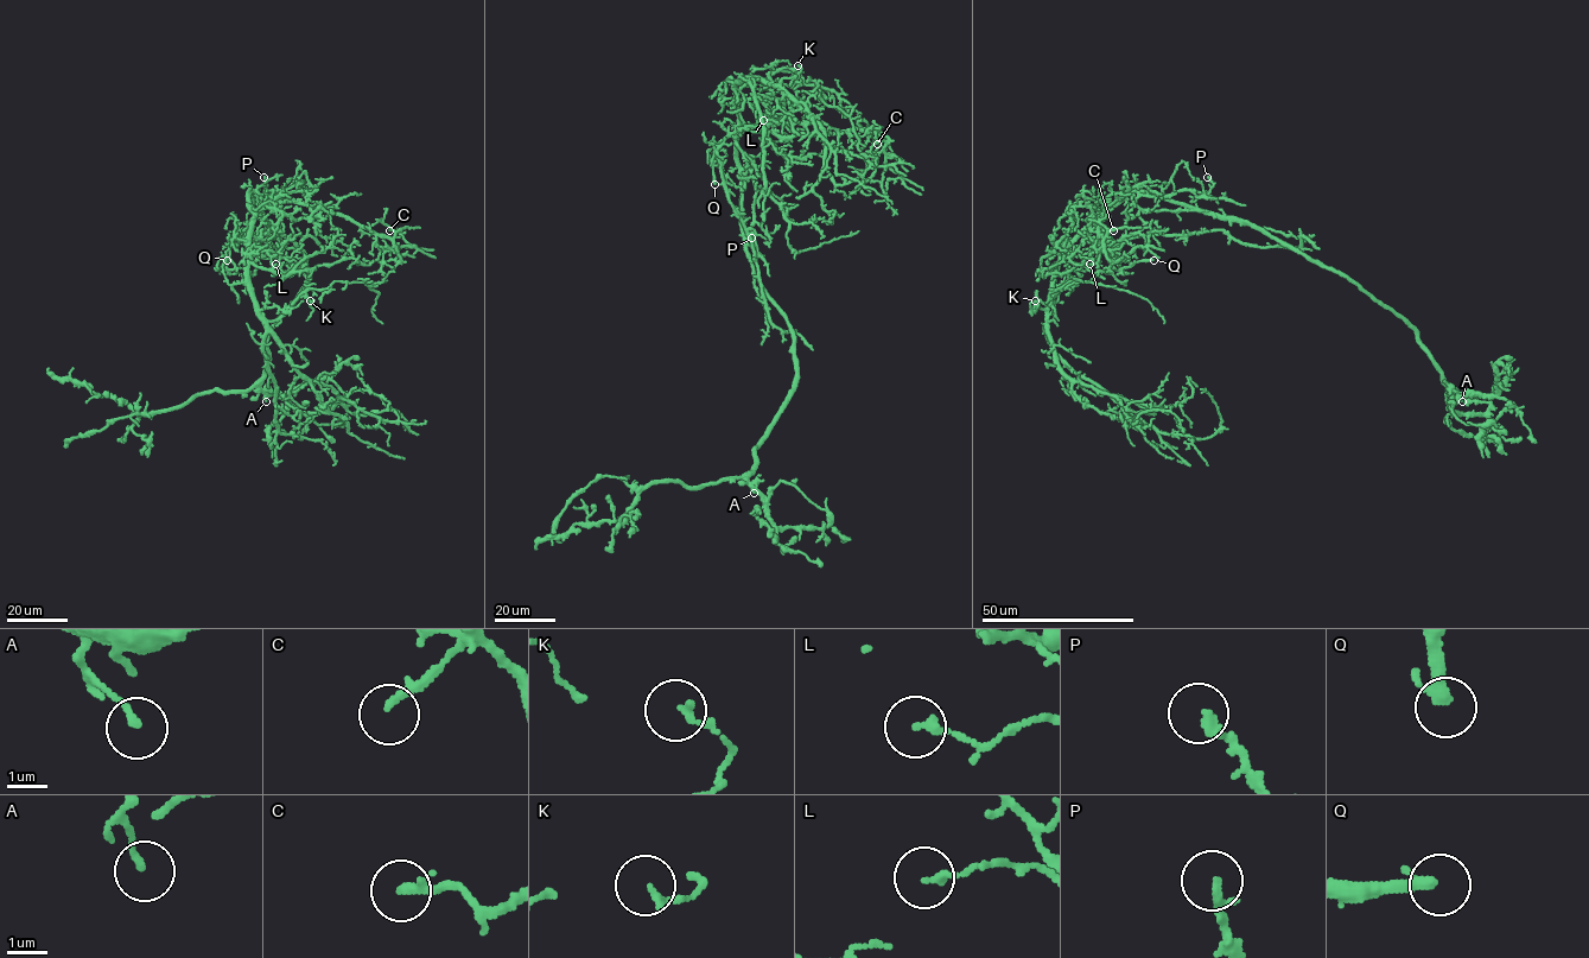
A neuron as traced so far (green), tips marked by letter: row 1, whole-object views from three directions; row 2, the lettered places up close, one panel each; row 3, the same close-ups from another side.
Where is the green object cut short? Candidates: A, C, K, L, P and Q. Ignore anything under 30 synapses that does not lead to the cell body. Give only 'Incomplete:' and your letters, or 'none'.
Incomplete: C, P, Q

